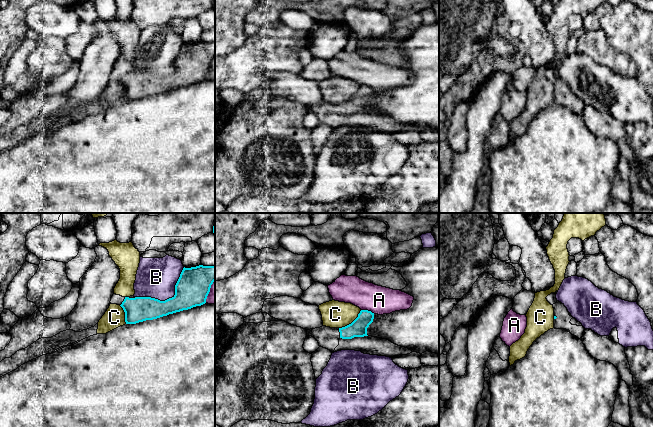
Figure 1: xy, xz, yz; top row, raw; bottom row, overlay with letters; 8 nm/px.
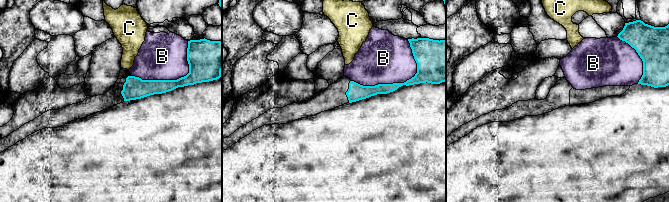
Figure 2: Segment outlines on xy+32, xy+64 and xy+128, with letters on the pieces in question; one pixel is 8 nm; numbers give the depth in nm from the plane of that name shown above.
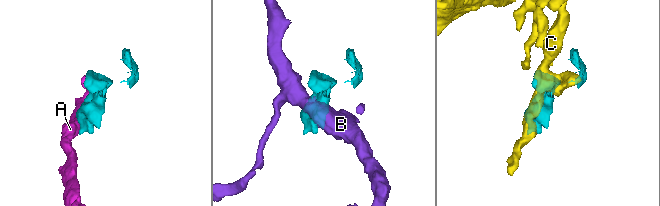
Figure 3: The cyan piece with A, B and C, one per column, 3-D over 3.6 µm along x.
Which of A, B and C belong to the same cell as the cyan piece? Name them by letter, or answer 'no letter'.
no letter

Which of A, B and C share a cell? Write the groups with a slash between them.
A / B / C

